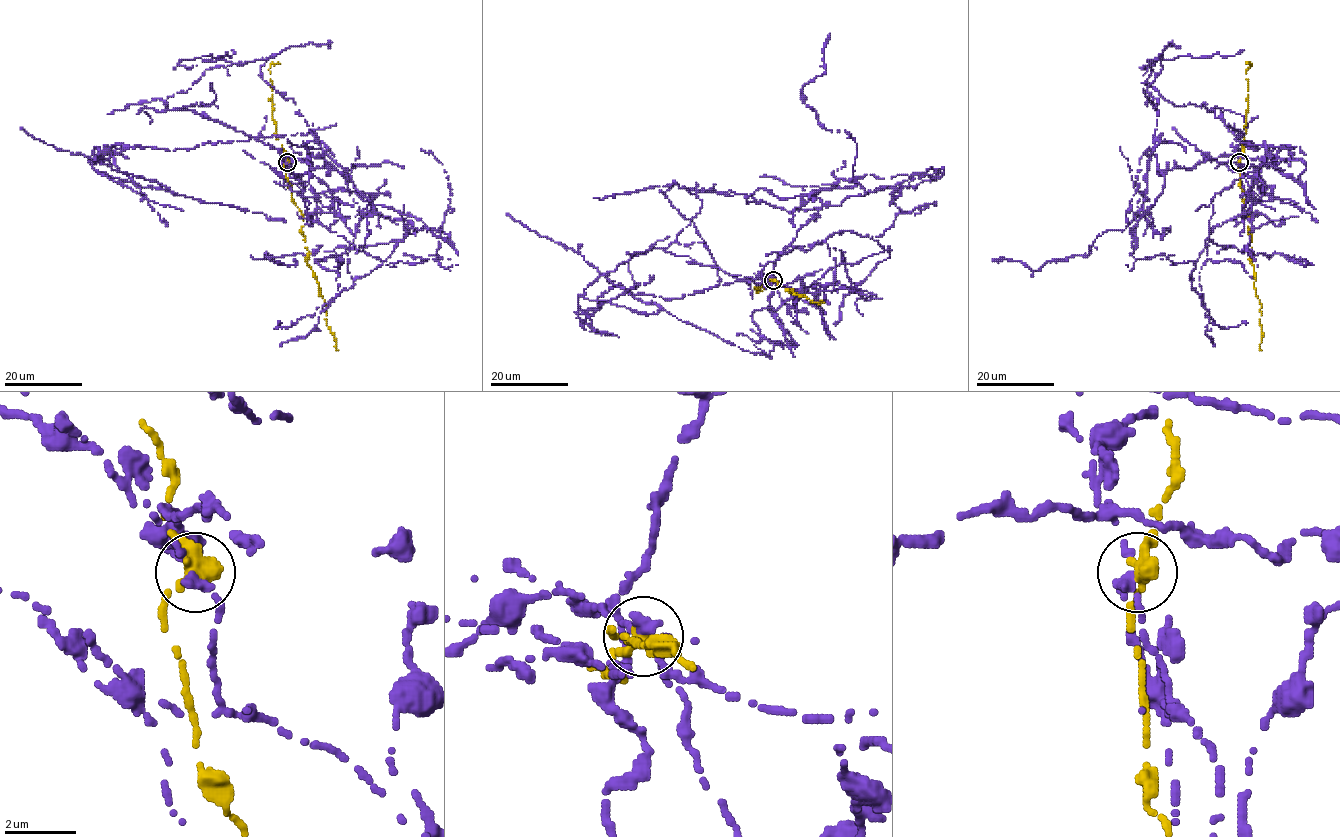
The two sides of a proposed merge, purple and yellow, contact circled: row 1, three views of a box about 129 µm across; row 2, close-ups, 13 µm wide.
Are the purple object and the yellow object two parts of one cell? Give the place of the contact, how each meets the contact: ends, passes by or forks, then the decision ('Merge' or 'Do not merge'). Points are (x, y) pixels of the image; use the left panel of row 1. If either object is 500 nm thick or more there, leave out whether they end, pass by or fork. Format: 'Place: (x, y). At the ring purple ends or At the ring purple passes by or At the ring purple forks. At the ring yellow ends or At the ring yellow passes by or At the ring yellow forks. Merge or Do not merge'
Place: (287, 162). At the ring purple ends. At the ring yellow passes by. Do not merge

